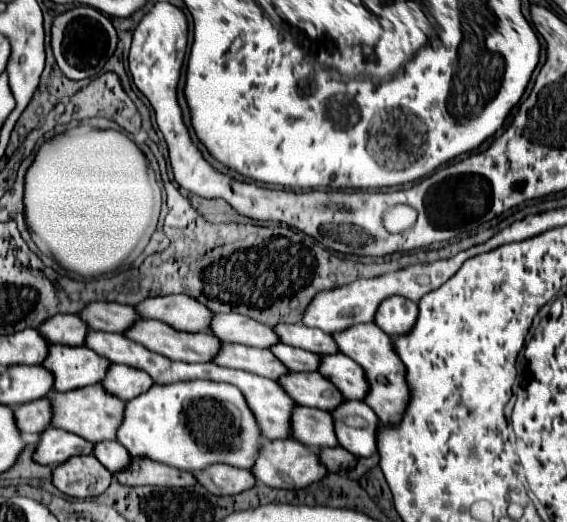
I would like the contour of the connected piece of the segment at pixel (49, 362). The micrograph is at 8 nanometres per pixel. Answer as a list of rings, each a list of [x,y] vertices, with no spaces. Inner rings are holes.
[[[53,344],[43,366],[55,372],[55,390],[69,392],[103,382],[111,362],[87,346]]]

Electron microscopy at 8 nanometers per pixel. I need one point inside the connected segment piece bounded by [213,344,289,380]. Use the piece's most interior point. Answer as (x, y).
(261, 362)

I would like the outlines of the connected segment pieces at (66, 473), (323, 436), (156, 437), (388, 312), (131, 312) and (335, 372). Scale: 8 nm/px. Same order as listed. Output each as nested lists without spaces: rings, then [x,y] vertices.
[[[73,456],[53,468],[53,484],[67,496],[93,498],[109,488],[111,472],[95,456]]]
[[[297,406],[293,416],[293,432],[295,432],[295,440],[307,444],[313,450],[339,446],[331,412],[319,408]]]
[[[213,380],[155,384],[135,400],[129,400],[117,440],[131,456],[189,472],[201,472],[213,464],[251,470],[263,444],[259,424],[247,406],[243,392],[233,384]]]
[[[393,296],[393,300],[385,300],[383,308],[379,308],[379,316],[375,324],[389,336],[405,336],[417,322],[417,304],[403,300],[401,296]]]
[[[93,302],[81,312],[83,320],[91,324],[93,330],[103,332],[127,332],[141,316],[135,306],[117,302]]]
[[[335,354],[335,356],[325,356],[323,358],[323,368],[319,368],[323,376],[327,376],[347,400],[365,400],[369,392],[367,376],[355,360],[351,360],[345,354]]]

